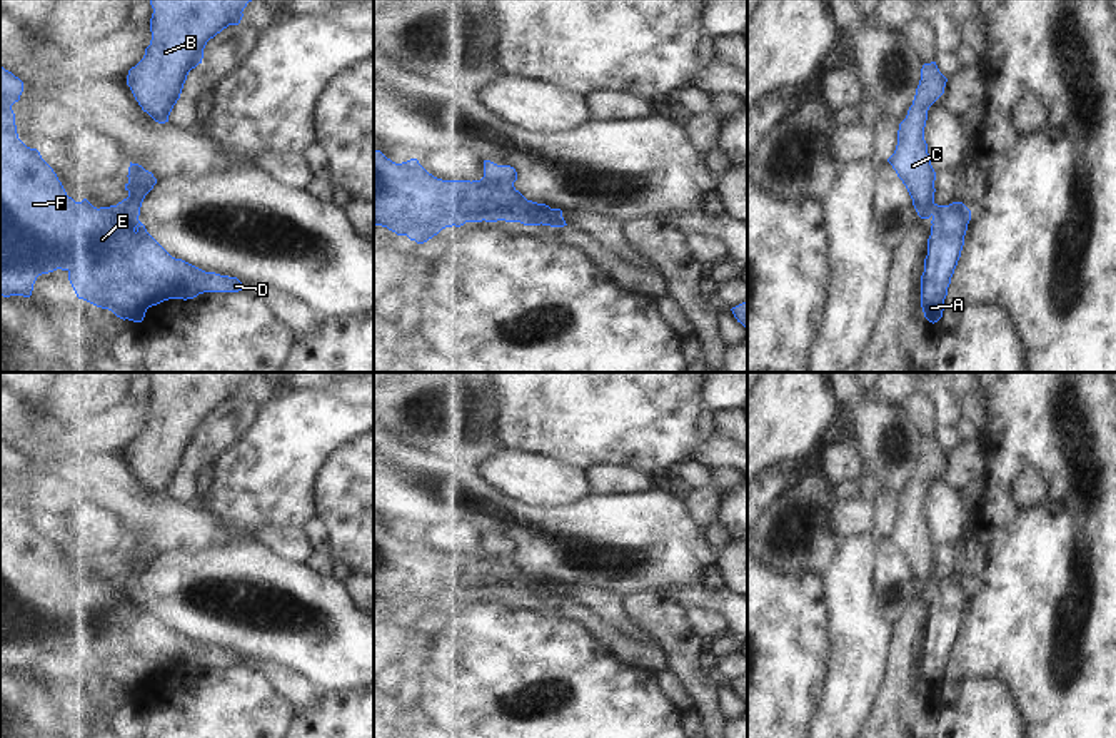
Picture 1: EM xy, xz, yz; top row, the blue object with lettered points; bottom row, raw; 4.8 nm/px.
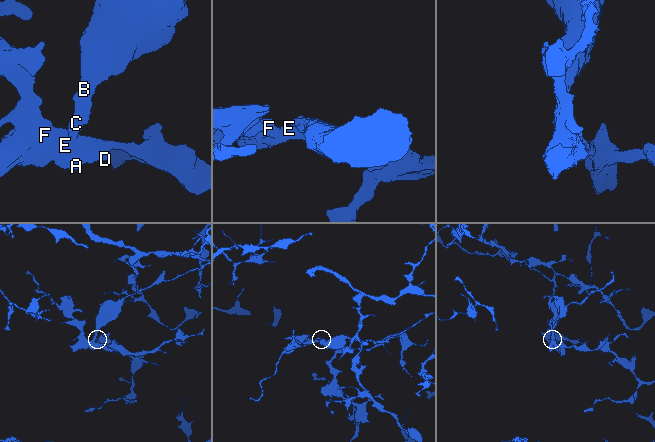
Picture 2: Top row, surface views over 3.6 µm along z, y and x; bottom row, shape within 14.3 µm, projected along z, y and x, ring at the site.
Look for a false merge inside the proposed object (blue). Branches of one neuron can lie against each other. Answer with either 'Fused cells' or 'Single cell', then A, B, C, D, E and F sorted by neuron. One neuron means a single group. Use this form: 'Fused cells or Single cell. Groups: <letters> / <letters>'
Fused cells. Groups: A D E F / B C.

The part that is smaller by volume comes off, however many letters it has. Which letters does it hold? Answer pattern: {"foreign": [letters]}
{"foreign": ["B", "C"]}

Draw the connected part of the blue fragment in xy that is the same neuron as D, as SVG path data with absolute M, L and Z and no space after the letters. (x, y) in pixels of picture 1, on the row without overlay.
M0 439L0 670L23 670L30 671L33 665L33 658L38 650L53 646L57 643L68 646L68 655L77 668L78 673L83 673L97 681L112 685L120 693L128 693L133 696L142 696L148 681L157 680L168 673L194 673L204 666L239 666L244 663L242 656L237 651L220 650L215 646L205 646L182 633L172 631L145 603L145 599L138 594L137 588L125 588L122 581L110 579L110 581L93 581L87 573L82 576L75 576L72 571L67 569L62 556L58 554L53 543L42 533L37 523L27 521L17 508L15 499L15 488L12 479L20 474L23 466L23 456L15 451L12 446L5 444Z

